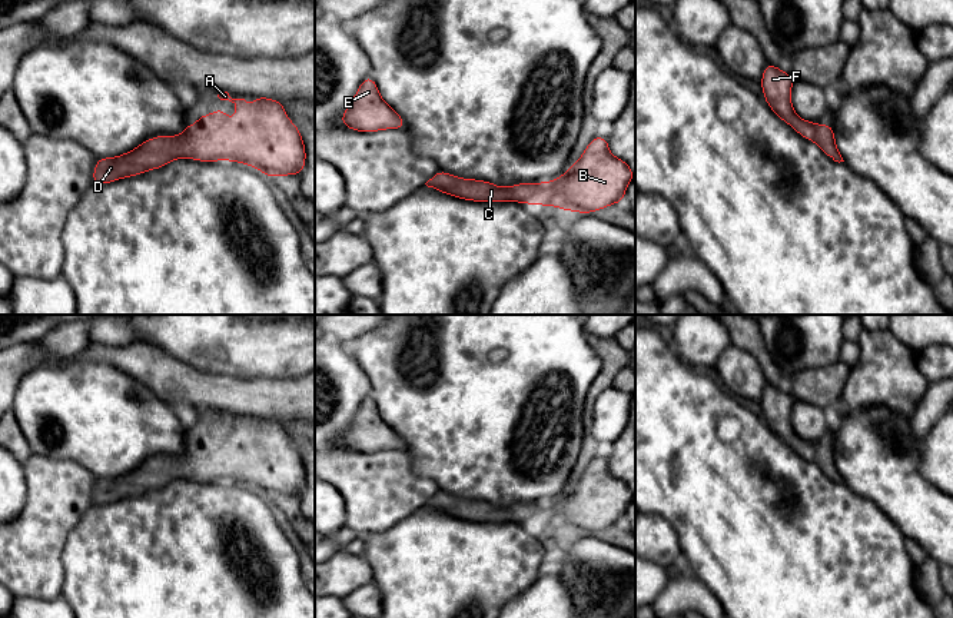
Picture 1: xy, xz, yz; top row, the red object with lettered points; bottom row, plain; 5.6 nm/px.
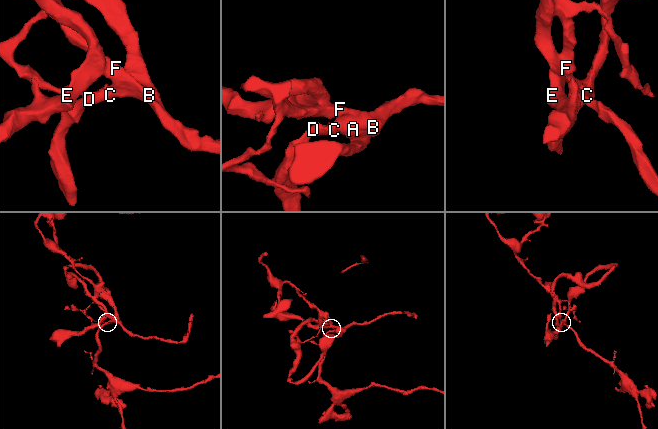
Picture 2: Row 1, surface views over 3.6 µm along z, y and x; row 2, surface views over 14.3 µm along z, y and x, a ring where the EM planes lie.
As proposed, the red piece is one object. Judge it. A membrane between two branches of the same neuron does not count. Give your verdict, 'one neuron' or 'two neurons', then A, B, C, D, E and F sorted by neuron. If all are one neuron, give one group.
one neuron; A B C D E F

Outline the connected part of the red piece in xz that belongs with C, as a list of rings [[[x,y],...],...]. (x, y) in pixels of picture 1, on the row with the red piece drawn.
[[[597,136],[590,142],[580,160],[551,182],[501,187],[491,182],[461,179],[439,170],[425,185],[445,195],[472,202],[512,200],[591,213],[621,203],[632,177],[634,170],[610,153],[607,137]]]

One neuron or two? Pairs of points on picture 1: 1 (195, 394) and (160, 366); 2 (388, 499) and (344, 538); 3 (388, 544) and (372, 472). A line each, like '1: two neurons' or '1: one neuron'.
1: one neuron
2: two neurons
3: two neurons

